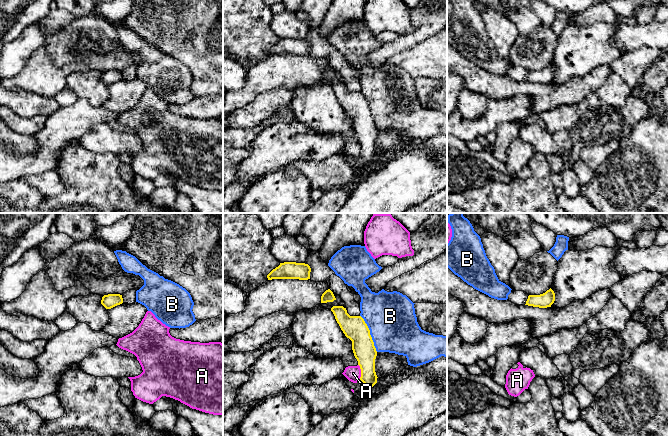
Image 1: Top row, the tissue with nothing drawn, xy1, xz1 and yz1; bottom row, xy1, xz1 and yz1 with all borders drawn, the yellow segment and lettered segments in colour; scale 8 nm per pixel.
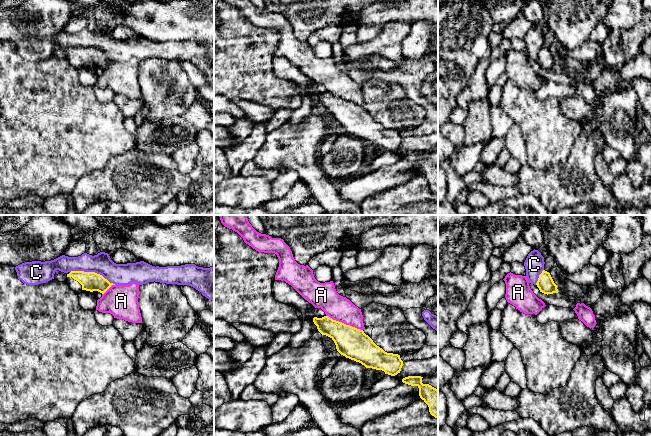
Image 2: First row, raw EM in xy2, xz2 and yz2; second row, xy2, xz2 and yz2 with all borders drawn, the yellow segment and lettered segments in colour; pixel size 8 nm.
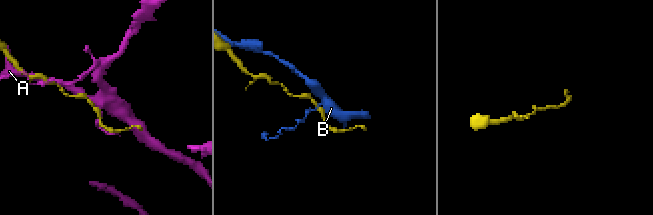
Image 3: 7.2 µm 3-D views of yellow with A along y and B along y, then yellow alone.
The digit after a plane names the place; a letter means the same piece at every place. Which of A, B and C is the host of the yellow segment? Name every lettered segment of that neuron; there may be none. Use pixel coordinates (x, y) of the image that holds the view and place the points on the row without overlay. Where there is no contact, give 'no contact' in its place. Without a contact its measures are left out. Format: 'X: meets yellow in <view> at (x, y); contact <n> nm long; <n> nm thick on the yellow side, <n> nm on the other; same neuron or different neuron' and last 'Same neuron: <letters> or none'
A: meets yellow in xz2 at (343, 99); contact 320 nm long; 240 nm thick on the yellow side, 200 nm on the other; different neuron
B: meets yellow in xz1 at (369, 109); contact 320 nm long; 190 nm thick on the yellow side, 400 nm on the other; different neuron
C: meets yellow in xy2 at (93, 48); contact 380 nm long; 160 nm thick on the yellow side, 180 nm on the other; different neuron
Same neuron: none

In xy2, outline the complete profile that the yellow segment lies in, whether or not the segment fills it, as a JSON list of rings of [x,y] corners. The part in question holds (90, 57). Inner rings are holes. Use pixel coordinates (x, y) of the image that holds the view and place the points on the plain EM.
[[[71,47],[66,49],[66,59],[71,66],[79,68],[81,65],[86,67],[98,67],[104,70],[112,61],[102,51],[95,48]]]

